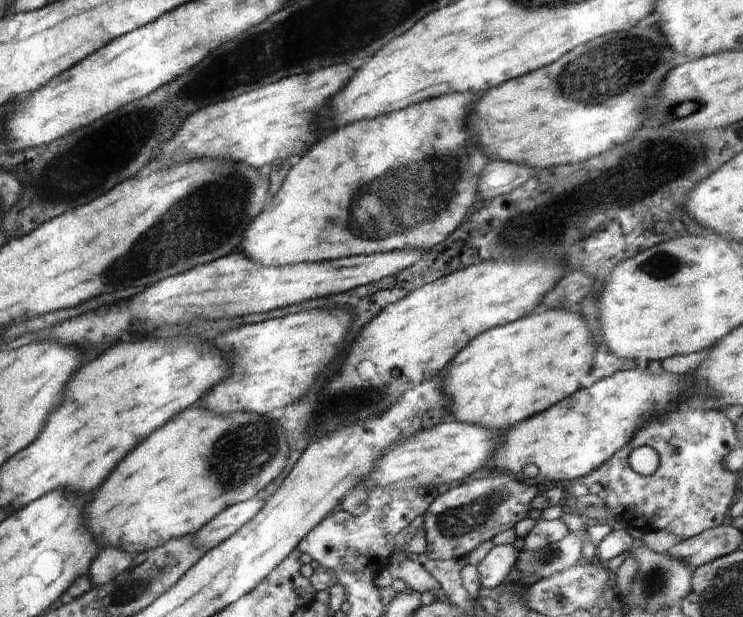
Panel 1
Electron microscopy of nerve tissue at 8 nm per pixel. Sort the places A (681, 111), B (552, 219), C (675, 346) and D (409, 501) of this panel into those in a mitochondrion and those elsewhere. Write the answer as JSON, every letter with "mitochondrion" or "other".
{"A":"mitochondrion","B":"mitochondrion","C":"other","D":"other"}

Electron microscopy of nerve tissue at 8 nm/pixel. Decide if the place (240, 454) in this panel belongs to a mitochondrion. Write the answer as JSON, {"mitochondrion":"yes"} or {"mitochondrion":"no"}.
{"mitochondrion":"yes"}

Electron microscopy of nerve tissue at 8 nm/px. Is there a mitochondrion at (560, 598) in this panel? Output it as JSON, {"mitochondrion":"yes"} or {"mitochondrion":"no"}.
{"mitochondrion":"yes"}

